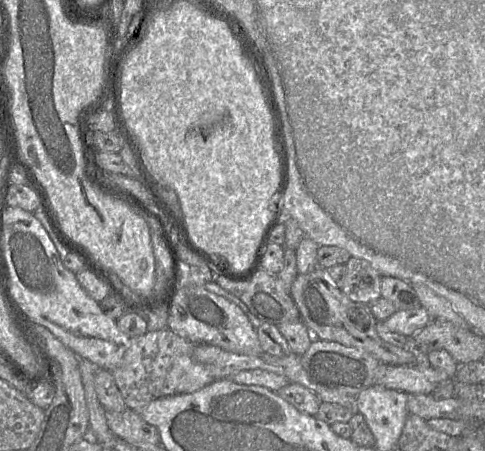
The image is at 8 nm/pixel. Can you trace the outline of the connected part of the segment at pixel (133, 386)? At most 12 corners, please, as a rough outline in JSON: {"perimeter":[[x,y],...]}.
{"perimeter":[[169,328],[131,338],[112,371],[127,408],[215,381]]}

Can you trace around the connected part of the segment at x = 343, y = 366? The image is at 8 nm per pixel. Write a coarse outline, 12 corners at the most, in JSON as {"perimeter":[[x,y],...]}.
{"perimeter":[[314,340],[301,356],[313,384],[353,397],[388,367],[363,350]]}

